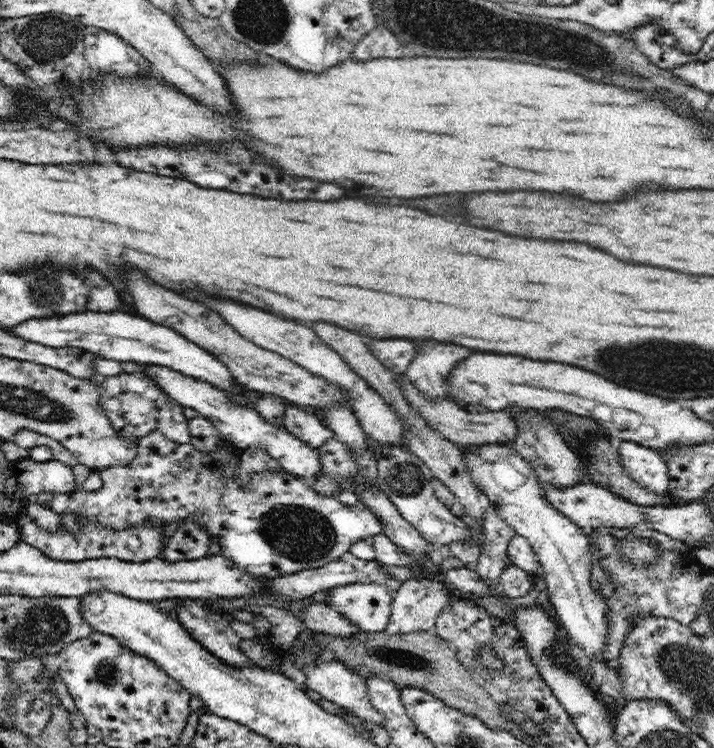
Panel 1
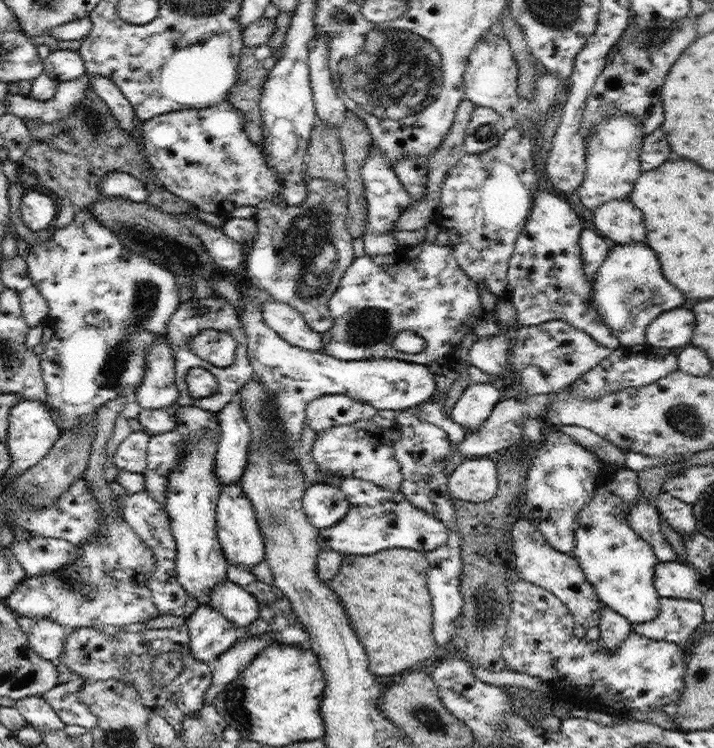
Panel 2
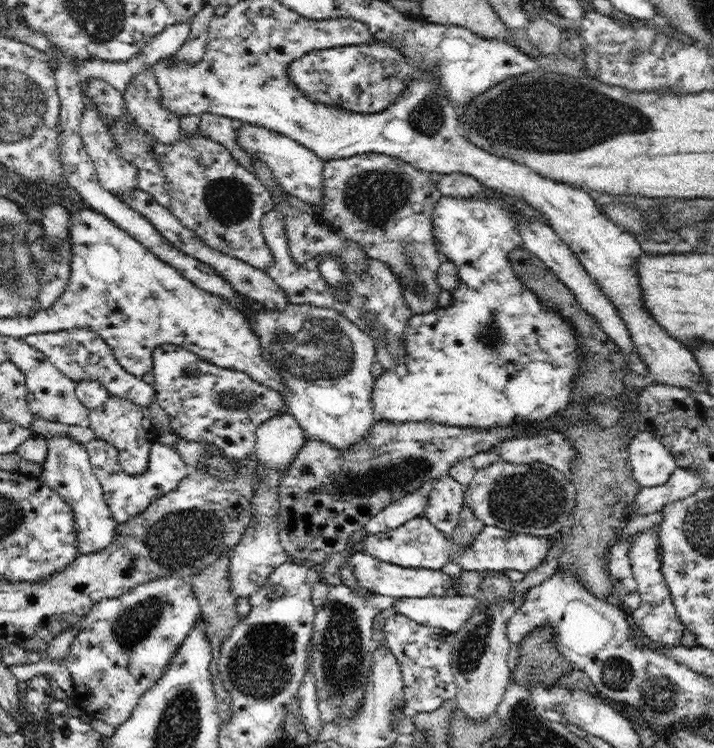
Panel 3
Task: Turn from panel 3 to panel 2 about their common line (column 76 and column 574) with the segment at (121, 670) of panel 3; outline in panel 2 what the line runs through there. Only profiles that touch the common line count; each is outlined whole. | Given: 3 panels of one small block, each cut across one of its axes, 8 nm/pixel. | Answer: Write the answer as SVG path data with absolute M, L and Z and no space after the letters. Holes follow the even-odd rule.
M511 563L508 564L505 579L511 600L507 633L502 647L503 660L507 668L542 679L548 684L558 701L566 702L573 707L607 712L618 718L626 718L630 711L657 711L682 699L688 654L681 643L652 640L631 630L626 640L618 646L617 651L607 651L600 639L592 641L576 638L573 616L568 607L552 592L523 581Z

